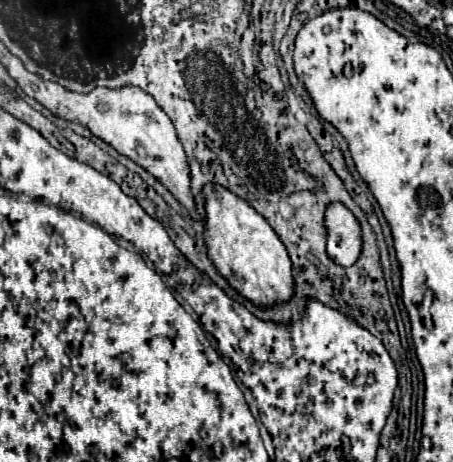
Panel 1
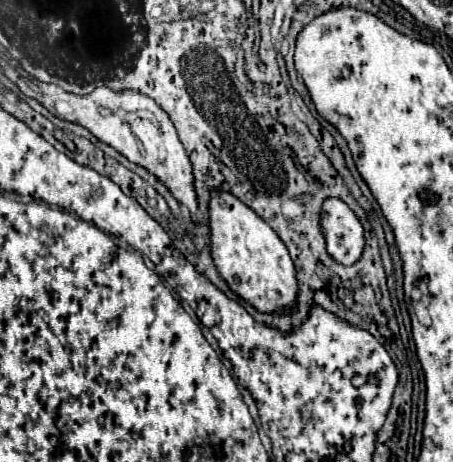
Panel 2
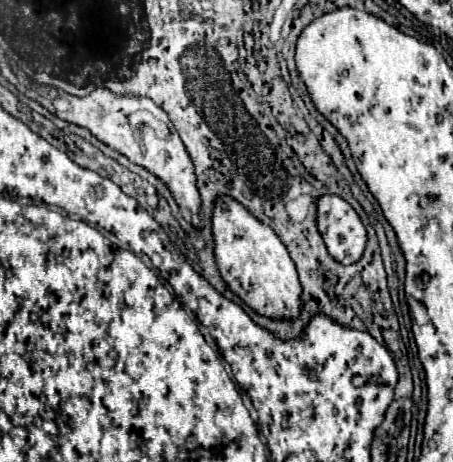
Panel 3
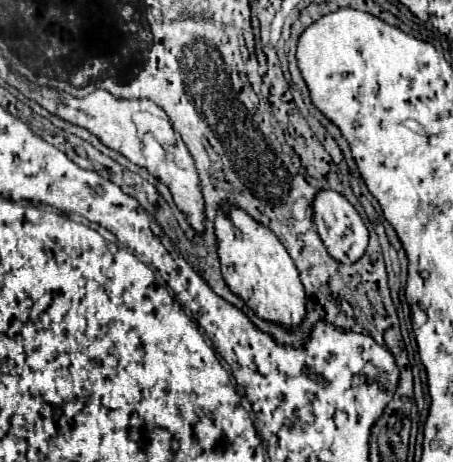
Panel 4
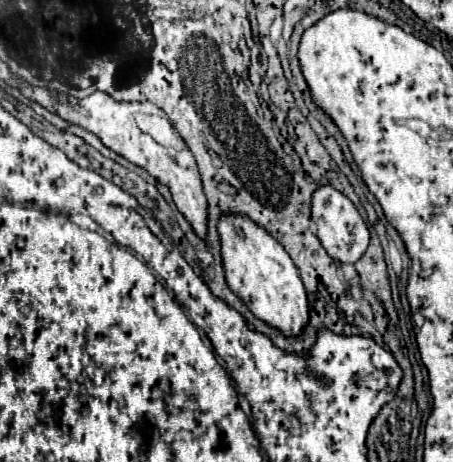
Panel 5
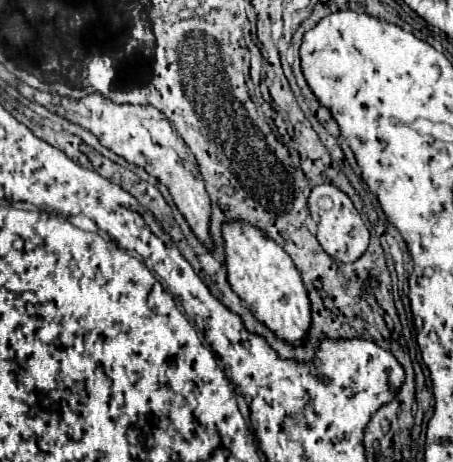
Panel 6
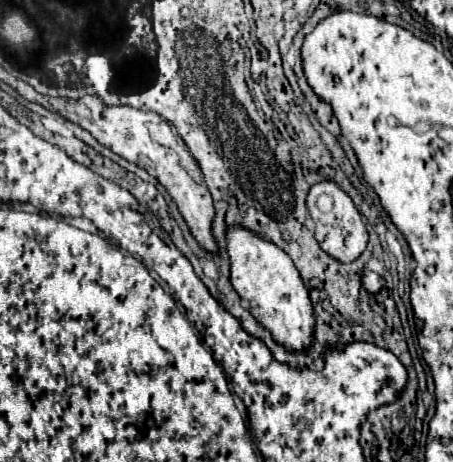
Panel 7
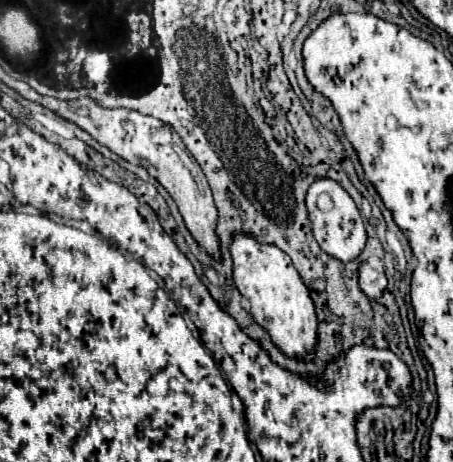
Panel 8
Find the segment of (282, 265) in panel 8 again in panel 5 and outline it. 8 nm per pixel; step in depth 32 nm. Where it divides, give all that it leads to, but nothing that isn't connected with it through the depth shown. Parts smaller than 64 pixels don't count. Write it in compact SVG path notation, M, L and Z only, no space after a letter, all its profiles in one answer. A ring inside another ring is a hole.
M226 214L218 220L222 268L230 290L244 300L252 314L286 336L298 336L308 322L308 298L294 266L282 244L248 216Z

